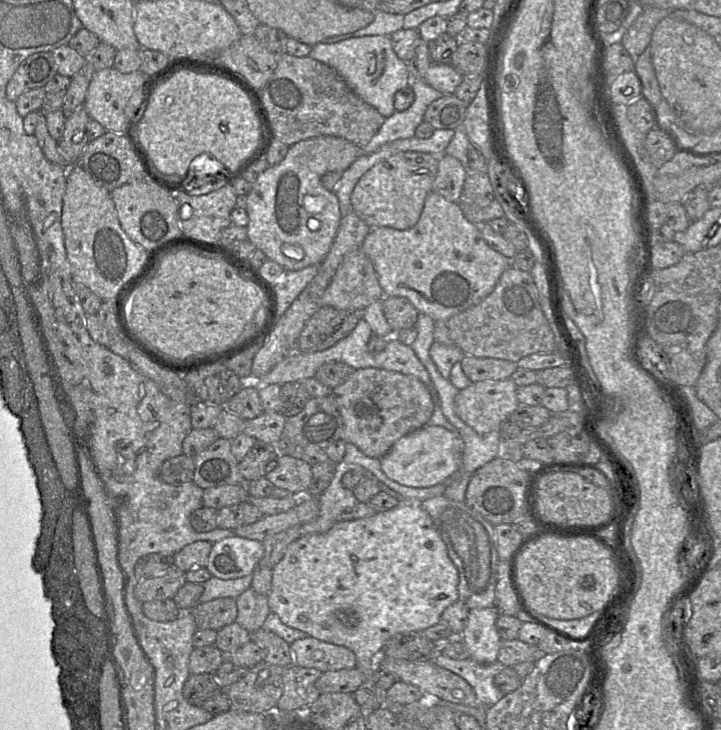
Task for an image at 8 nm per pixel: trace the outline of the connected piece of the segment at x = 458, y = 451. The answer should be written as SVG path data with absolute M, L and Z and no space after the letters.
M426 425L397 440L380 459L381 469L391 480L408 487L428 488L445 481L460 469L463 440L458 432Z

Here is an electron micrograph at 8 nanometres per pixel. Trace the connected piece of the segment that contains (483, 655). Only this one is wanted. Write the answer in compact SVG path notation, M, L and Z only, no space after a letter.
M496 607L469 610L467 625L460 635L455 636L460 637L466 644L470 658L479 663L489 664L495 662L498 658L501 645L501 637L496 628L498 615Z

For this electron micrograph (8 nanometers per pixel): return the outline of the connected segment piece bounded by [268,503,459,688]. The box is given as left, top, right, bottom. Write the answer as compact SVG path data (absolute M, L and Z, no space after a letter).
M400 503L395 508L355 520L339 521L323 533L302 535L286 549L281 560L272 568L272 585L268 594L270 611L289 627L301 630L318 640L341 645L351 650L357 660L356 667L365 675L366 684L373 688L373 675L378 669L378 658L383 645L390 637L414 631L423 631L441 620L443 611L458 601L459 573L450 559L445 543L436 529L430 515L419 503Z

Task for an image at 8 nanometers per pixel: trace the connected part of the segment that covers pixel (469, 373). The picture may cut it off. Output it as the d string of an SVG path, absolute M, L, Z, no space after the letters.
M465 355L461 360L465 375L474 382L509 379L518 369L517 363L495 358L477 358Z

